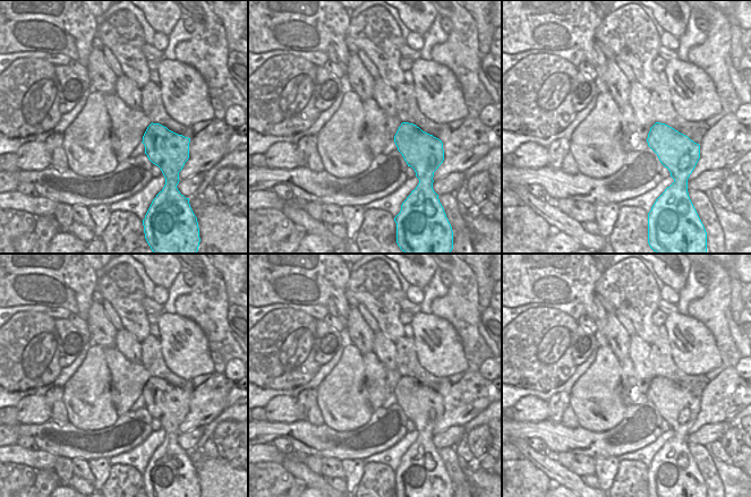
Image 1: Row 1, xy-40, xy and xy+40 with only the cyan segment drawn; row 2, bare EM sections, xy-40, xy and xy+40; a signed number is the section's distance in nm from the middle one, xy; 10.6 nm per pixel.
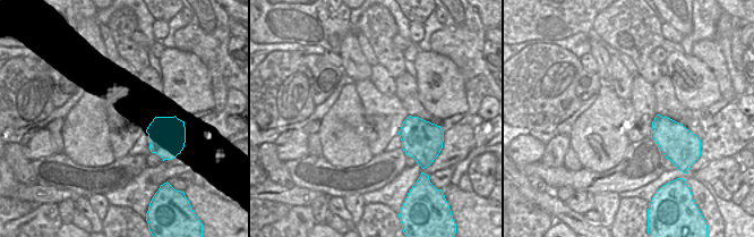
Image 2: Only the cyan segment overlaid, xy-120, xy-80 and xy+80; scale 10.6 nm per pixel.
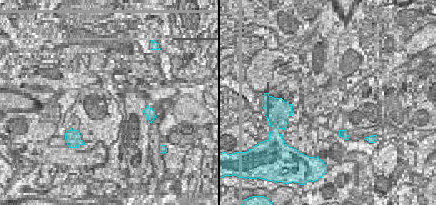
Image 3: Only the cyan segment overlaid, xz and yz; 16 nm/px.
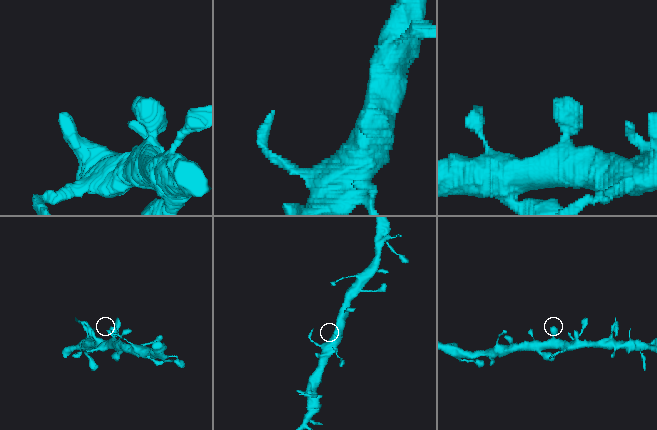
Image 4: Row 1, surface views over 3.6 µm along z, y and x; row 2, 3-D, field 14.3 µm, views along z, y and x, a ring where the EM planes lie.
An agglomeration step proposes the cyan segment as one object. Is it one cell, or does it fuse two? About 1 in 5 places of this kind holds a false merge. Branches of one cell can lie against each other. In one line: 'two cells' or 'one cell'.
one cell

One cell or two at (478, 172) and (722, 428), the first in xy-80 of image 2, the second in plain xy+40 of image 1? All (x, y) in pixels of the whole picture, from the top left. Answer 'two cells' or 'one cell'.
two cells

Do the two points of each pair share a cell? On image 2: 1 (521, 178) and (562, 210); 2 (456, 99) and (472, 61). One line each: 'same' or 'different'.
1: same
2: different

